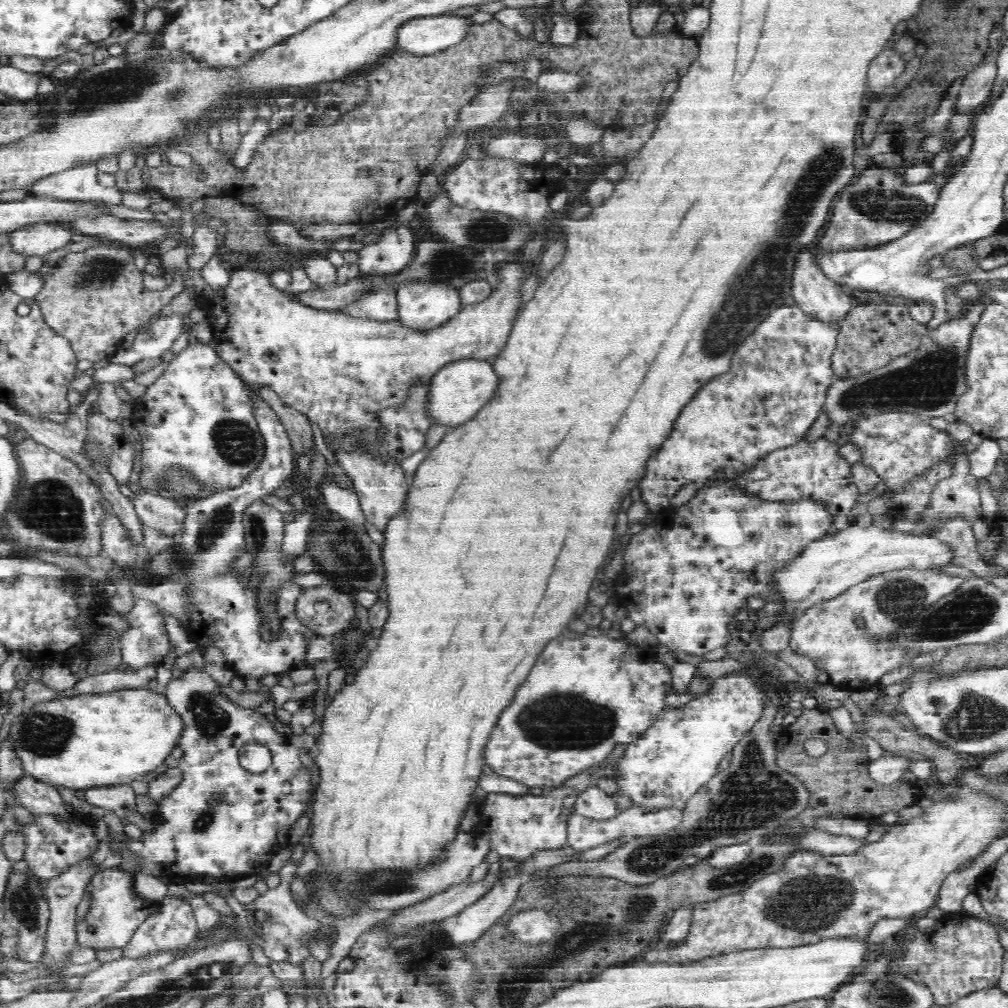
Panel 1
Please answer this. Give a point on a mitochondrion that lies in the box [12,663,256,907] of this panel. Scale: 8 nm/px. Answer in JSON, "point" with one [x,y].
{"point":[47,734]}

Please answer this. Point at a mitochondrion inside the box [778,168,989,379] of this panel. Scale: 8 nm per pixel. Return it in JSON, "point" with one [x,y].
{"point":[880,205]}

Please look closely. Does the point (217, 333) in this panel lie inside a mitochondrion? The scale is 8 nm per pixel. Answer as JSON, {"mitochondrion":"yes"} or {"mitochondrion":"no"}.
{"mitochondrion":"no"}

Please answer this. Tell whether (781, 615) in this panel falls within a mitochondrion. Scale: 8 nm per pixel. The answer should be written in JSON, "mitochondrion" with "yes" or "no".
{"mitochondrion":"no"}

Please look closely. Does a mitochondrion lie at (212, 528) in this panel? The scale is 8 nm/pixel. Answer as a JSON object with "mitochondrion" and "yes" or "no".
{"mitochondrion":"yes"}

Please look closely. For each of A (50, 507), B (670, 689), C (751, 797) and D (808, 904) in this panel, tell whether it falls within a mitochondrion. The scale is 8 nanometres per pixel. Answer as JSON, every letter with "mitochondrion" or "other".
{"A":"mitochondrion","B":"other","C":"mitochondrion","D":"mitochondrion"}

